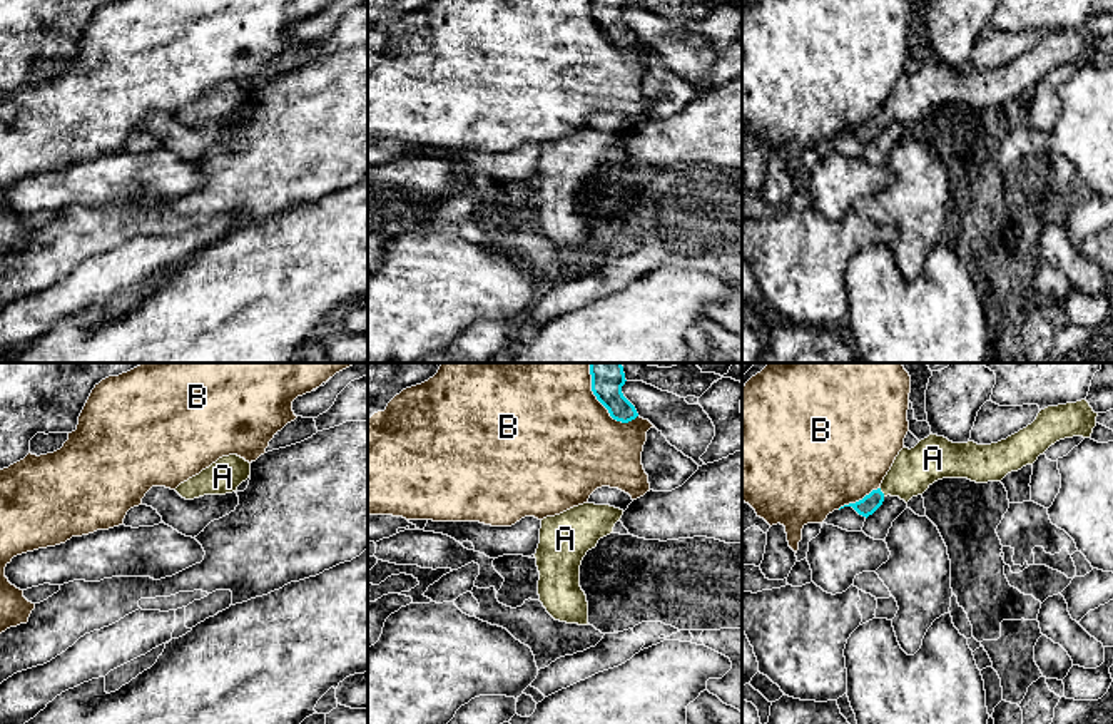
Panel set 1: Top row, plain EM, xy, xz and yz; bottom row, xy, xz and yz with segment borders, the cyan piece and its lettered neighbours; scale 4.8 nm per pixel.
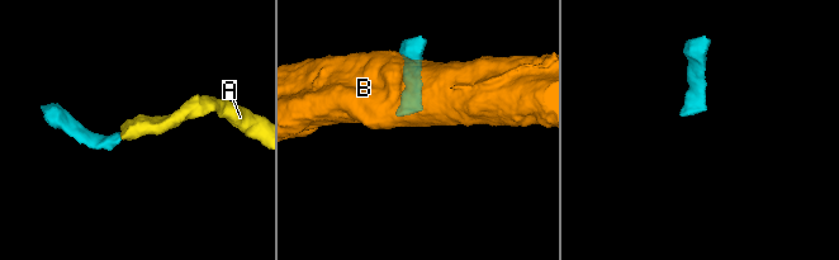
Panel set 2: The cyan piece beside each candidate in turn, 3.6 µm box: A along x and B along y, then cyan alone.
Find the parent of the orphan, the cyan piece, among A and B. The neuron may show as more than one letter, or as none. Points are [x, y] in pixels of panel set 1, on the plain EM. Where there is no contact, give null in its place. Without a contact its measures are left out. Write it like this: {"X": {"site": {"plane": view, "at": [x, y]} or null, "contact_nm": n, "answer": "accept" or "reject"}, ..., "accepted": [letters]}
{"A": {"site": {"plane": "yz", "at": [881, 117]}, "contact_nm": 50, "answer": "accept"}, "B": {"site": {"plane": "xz", "at": [605, 32]}, "contact_nm": 300, "answer": "reject"}, "accepted": ["A"]}

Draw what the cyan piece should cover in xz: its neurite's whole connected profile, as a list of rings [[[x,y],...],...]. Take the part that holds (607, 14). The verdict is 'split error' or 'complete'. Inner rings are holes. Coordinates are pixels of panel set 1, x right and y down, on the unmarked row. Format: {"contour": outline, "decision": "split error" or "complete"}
{"contour": [[[592,0],[592,17],[617,47],[628,48],[638,42],[635,32],[623,22],[625,0]]], "decision": "complete"}

